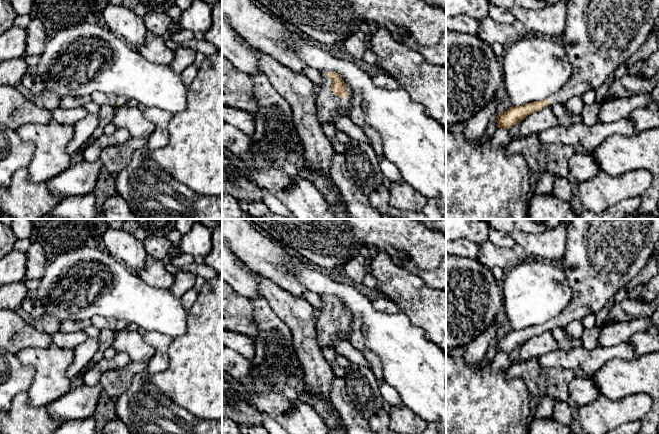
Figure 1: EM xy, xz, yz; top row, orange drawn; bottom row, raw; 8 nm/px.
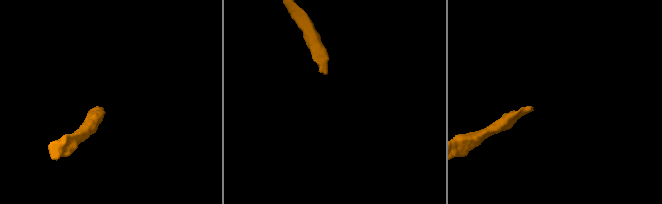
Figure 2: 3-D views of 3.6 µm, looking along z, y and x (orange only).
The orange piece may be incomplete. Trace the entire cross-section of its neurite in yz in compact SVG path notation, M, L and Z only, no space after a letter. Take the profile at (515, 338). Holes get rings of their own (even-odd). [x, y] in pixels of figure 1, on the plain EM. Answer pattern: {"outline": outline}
{"outline": "M572 219L567 228L566 249L562 266L572 288L572 299L561 314L548 324L534 325L523 330L513 330L497 339L498 352L509 353L526 341L554 328L566 328L571 322L582 320L590 313L597 313L605 304L644 268L656 242L659 240L659 219Z"}

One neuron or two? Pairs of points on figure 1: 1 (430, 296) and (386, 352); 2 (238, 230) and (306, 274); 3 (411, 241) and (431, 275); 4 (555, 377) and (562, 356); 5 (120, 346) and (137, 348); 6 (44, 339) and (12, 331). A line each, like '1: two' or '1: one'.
1: two
2: two
3: one
4: two
5: one
6: one

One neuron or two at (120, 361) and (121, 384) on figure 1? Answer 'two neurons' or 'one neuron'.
two neurons

